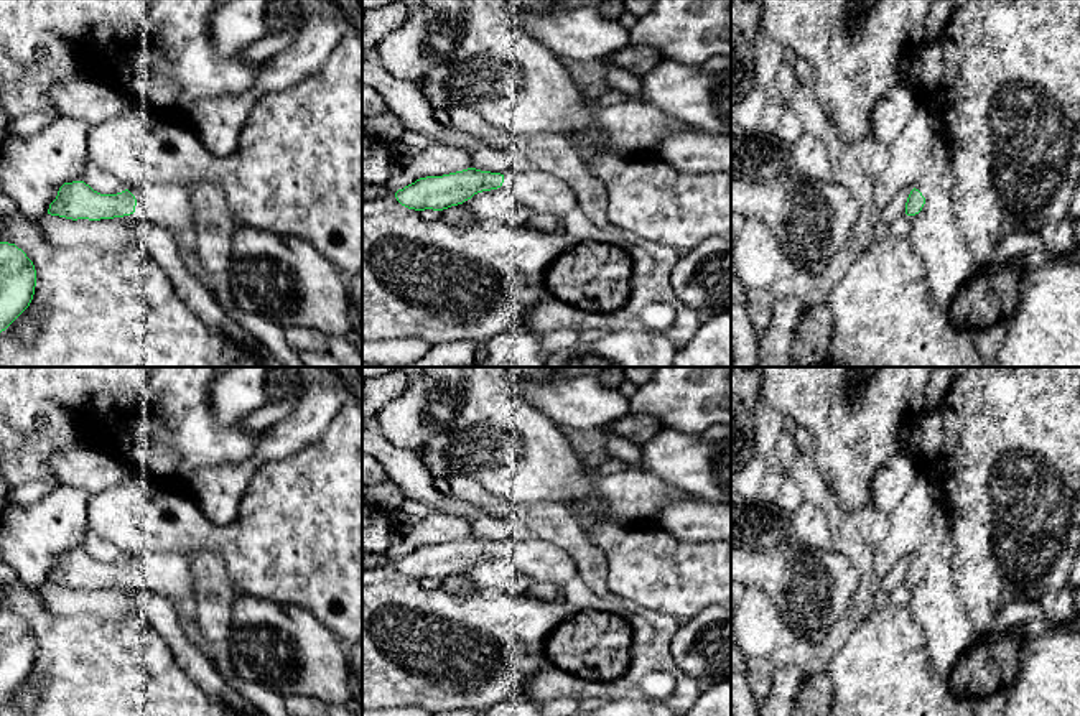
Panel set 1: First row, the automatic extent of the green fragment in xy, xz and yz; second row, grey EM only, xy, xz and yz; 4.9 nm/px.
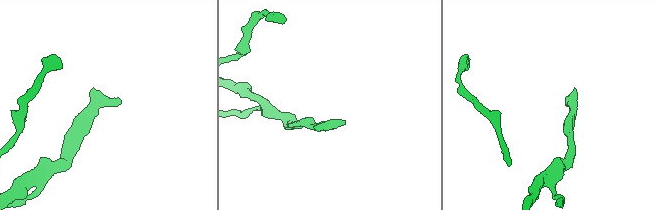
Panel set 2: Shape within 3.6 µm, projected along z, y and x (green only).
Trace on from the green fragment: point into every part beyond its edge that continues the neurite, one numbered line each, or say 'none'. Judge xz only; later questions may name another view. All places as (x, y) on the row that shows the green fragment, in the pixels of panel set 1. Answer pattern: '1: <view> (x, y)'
1: xz (545, 195)

